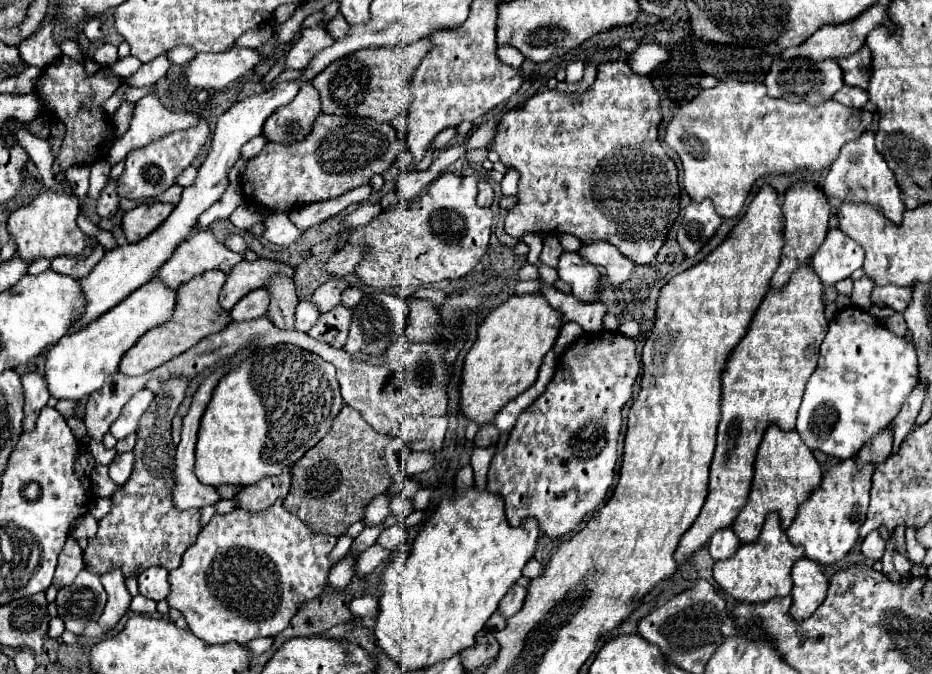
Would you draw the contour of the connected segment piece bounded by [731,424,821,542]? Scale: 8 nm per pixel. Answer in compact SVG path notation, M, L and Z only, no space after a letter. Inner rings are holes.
M771 424L757 450L755 458L755 474L753 474L753 490L747 500L747 504L739 510L733 532L741 538L741 542L755 542L755 538L761 532L763 520L769 512L779 512L781 526L787 528L797 512L797 506L807 500L809 492L815 490L821 482L821 468L813 456L813 452L803 444L797 430L783 432L775 424ZM757 492L757 494L755 494Z

